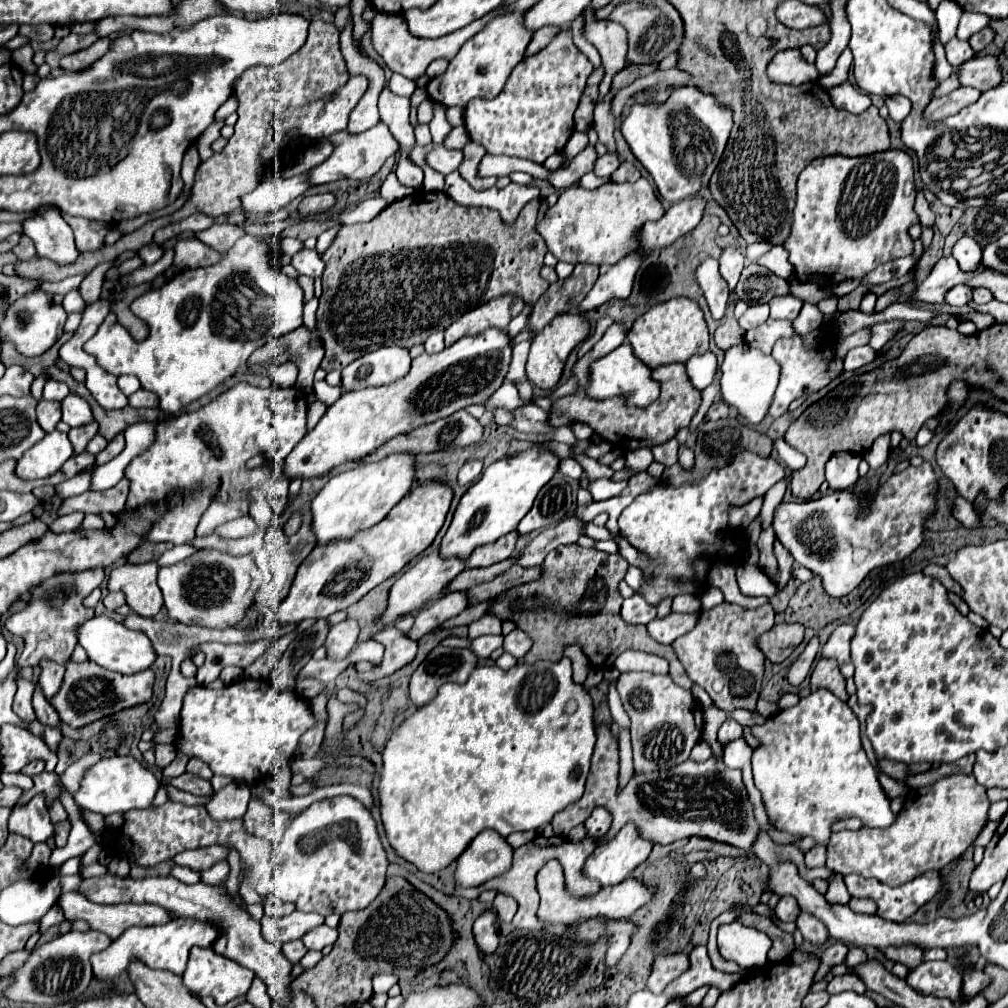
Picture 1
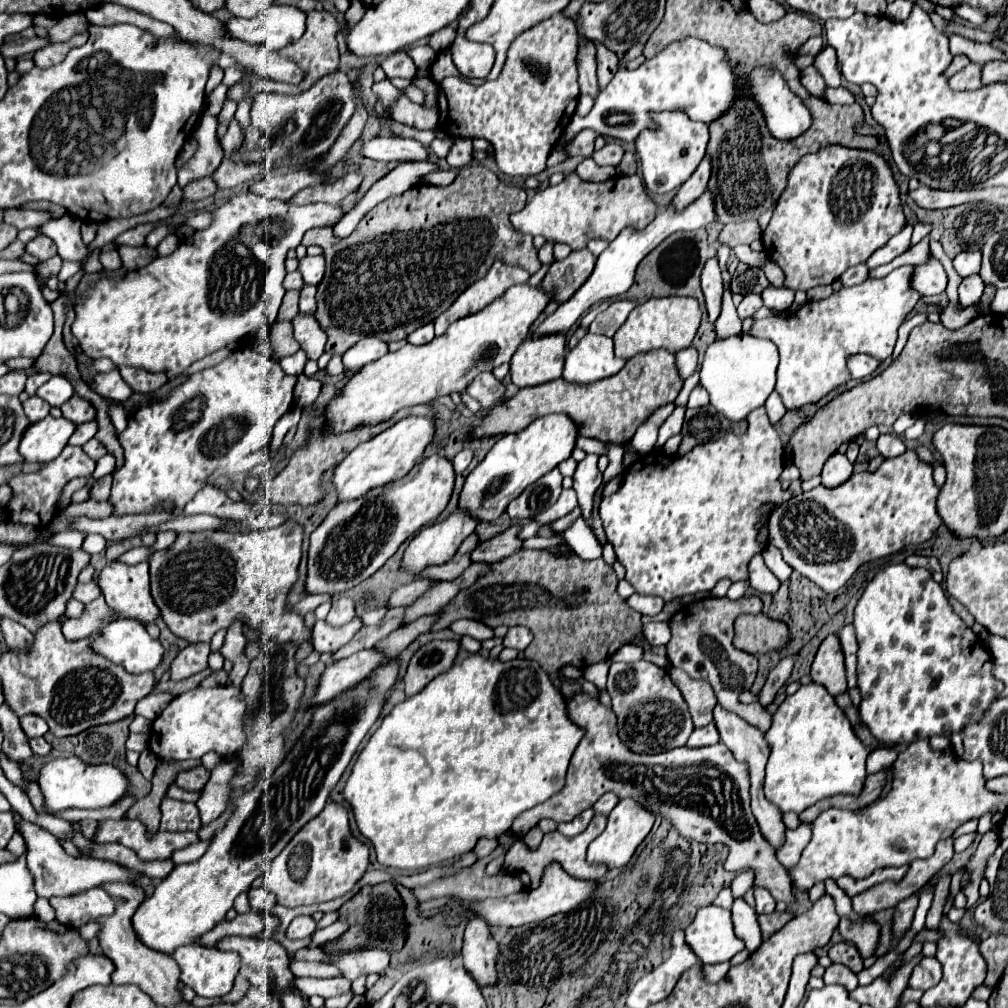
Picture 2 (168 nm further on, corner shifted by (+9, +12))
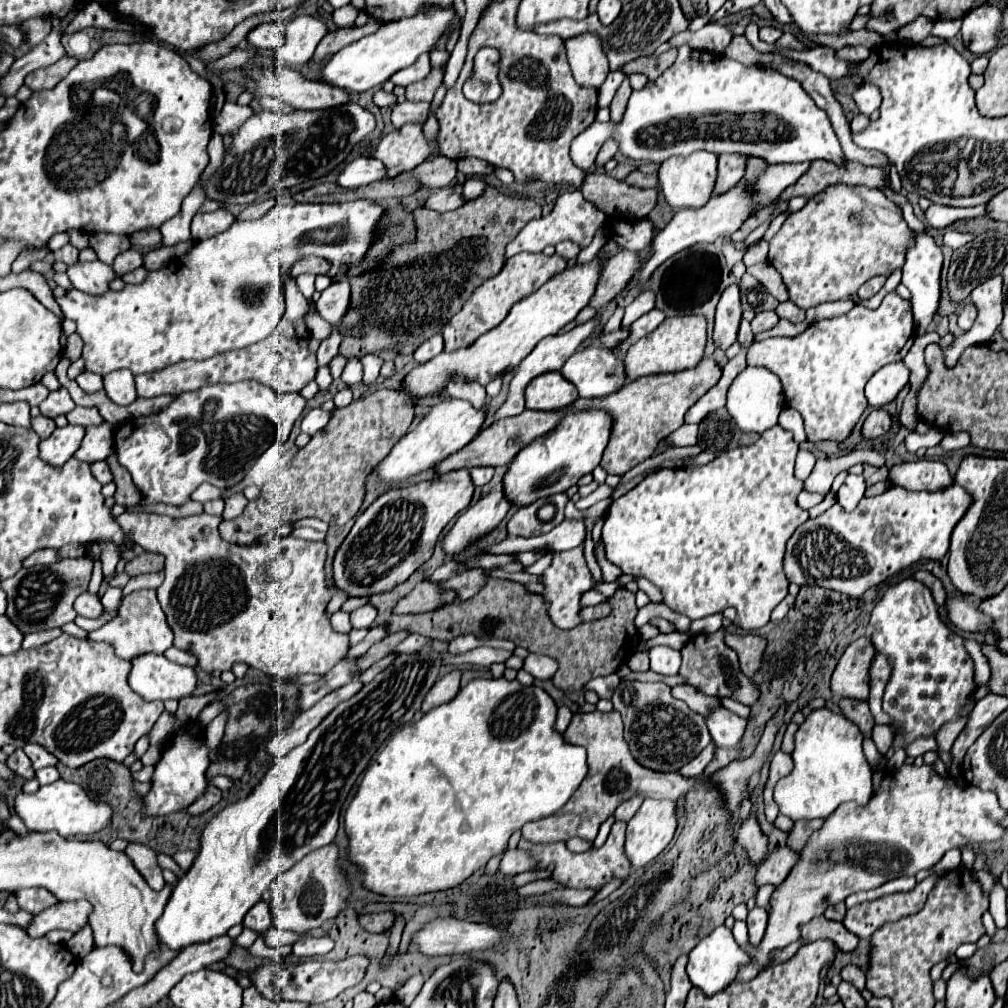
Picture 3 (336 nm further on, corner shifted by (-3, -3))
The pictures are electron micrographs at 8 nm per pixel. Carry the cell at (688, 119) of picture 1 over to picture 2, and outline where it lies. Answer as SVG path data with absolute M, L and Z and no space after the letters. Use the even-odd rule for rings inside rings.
M680 110L652 114L652 120L656 128L644 128L644 132L640 132L640 136L634 140L634 146L636 156L642 164L644 184L648 192L666 194L680 188L694 174L694 168L702 162L708 144L708 124L694 122Z

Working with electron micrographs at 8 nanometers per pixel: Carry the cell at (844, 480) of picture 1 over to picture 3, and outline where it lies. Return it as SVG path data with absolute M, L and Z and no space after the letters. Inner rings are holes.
M848 475L844 485L838 489L836 499L846 511L852 511L852 509L856 509L860 499L864 497L864 491L866 491L864 477L862 475Z

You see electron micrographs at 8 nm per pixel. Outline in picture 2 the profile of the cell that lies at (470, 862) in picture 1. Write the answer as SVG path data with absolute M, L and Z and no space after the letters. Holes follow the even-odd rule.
M480 838L478 842L476 842L476 846L472 848L472 852L476 854L476 858L480 860L480 858L484 858L484 856L488 856L494 848L496 848L496 840L490 840L490 838Z

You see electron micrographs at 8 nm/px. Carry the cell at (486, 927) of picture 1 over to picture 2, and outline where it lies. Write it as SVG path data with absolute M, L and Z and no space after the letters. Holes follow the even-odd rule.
M472 918L464 932L464 968L474 976L480 986L496 982L496 954L498 944L490 934L488 924L480 918Z

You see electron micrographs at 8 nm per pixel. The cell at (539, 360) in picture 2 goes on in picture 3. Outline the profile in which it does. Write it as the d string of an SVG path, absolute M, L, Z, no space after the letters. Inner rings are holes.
M544 373L526 387L526 407L532 411L560 411L578 399L576 387L560 373Z

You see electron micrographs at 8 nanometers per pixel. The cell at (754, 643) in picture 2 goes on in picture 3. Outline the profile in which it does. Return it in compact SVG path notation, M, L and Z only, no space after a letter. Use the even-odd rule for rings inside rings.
M726 633L724 643L728 643L728 647L732 647L738 653L740 671L744 671L744 675L752 677L760 669L766 639L762 639L758 635L750 635L750 633L748 635Z

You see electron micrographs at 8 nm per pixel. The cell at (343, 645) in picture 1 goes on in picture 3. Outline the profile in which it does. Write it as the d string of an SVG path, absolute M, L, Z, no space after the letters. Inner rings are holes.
M362 605L358 607L356 611L350 613L350 619L352 619L352 627L354 629L370 629L374 619L376 619L376 607L374 605Z

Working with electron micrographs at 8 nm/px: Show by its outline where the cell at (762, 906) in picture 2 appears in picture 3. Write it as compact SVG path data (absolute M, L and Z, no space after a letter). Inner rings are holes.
M754 907L748 913L746 923L748 923L748 943L750 945L760 943L760 939L764 937L764 931L766 931L766 923L768 923L768 911L762 907Z

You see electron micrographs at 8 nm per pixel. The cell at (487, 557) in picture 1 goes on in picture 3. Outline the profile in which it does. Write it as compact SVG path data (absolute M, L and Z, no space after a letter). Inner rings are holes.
M420 581L406 597L402 597L396 607L394 613L396 615L408 615L408 613L426 613L432 611L440 605L440 601L452 601L454 593L440 593L436 583L428 583L428 581Z

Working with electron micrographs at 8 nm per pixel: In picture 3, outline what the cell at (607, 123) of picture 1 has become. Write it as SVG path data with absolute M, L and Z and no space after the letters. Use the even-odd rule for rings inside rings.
M584 33L572 39L564 39L564 49L576 83L580 83L582 87L598 89L606 81L610 73L608 59L596 33Z

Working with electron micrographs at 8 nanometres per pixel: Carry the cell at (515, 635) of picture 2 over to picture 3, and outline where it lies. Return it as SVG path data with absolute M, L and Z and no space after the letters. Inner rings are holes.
M530 653L528 659L524 661L524 669L526 669L534 679L538 679L538 681L548 681L548 679L552 679L554 671L558 669L558 663L556 663L552 657Z

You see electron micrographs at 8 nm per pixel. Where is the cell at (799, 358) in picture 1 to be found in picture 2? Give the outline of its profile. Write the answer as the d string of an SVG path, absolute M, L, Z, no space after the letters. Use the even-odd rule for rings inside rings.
M900 266L892 270L884 278L870 278L858 286L842 288L838 294L832 294L826 300L808 302L804 304L794 316L788 318L764 318L756 320L752 326L752 336L756 338L768 338L772 340L780 350L780 364L778 364L778 380L776 380L776 392L782 396L784 406L788 410L800 408L810 402L818 402L826 392L836 388L838 384L846 382L850 378L850 372L846 368L846 356L864 352L878 360L884 360L892 354L896 344L896 332L908 312L918 302L918 292L912 292L912 266Z

